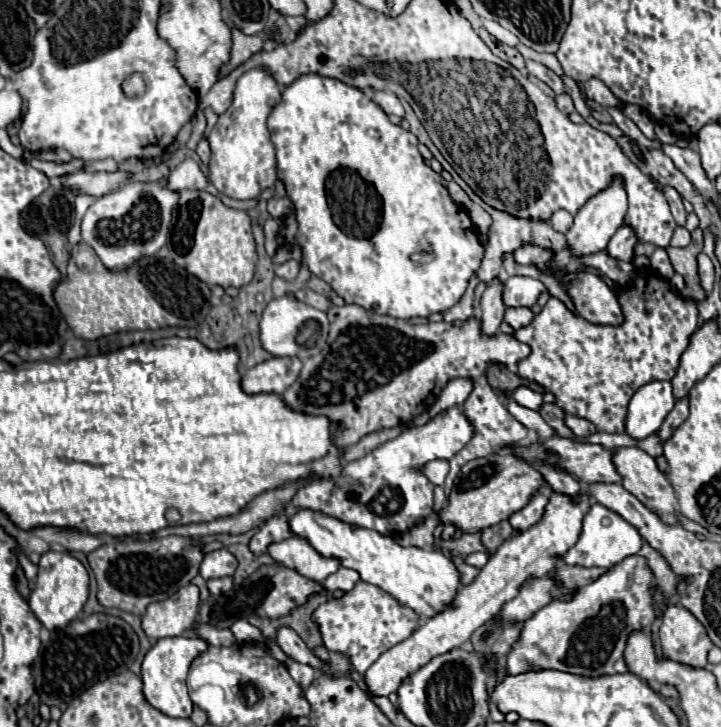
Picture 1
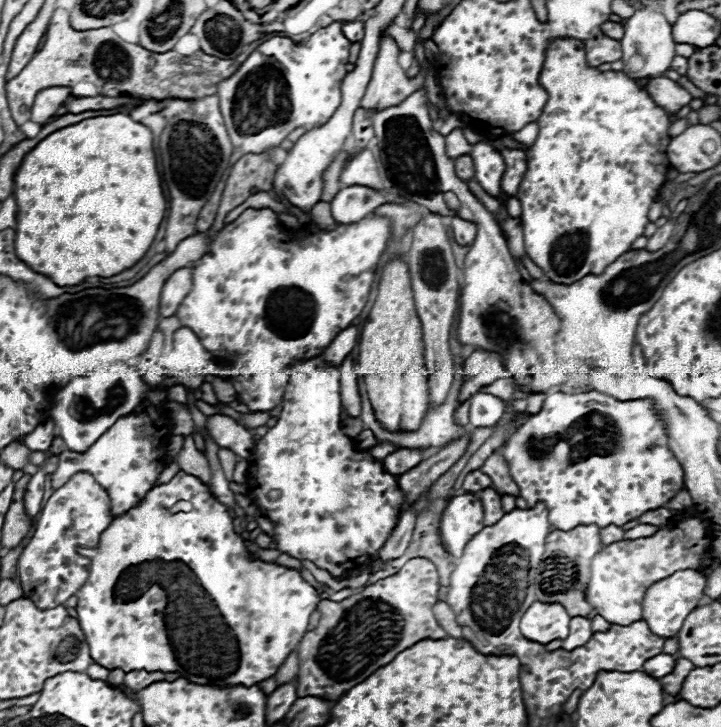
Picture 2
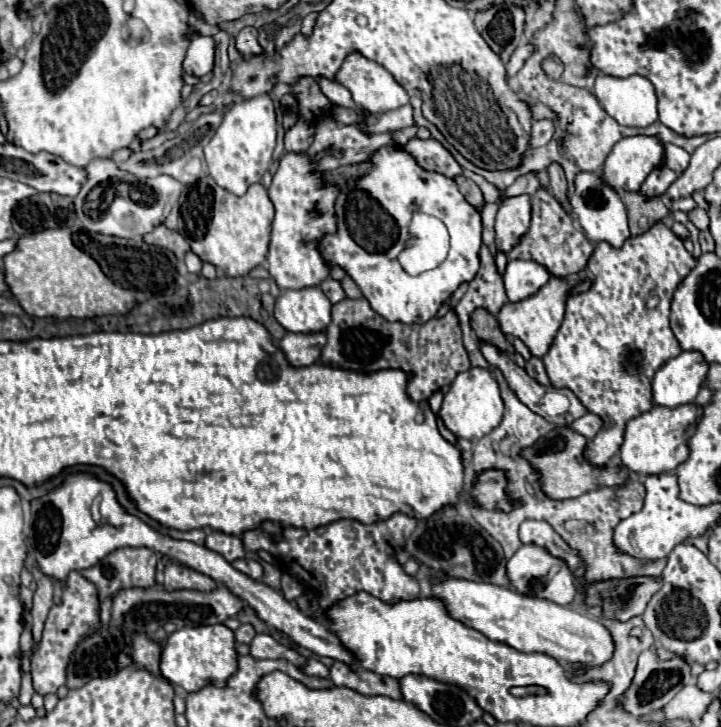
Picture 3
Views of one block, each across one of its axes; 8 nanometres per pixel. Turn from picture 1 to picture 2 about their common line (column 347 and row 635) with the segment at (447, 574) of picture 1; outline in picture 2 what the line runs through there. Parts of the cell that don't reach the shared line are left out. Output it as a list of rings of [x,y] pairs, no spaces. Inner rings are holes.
[[[534,602],[520,620],[520,632],[524,638],[548,644],[556,638],[564,640],[568,636],[570,616],[560,604]]]

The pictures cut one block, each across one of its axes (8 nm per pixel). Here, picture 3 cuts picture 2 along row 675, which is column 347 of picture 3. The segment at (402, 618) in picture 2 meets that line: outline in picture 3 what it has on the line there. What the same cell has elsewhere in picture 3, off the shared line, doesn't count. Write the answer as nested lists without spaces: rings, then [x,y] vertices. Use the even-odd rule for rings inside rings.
[[[366,298],[350,300],[332,306],[332,322],[326,328],[326,346],[322,348],[320,364],[352,370],[352,372],[378,372],[378,370],[404,370],[410,374],[406,394],[414,402],[428,400],[436,390],[454,382],[460,372],[470,368],[468,352],[462,344],[462,330],[456,312],[448,312],[442,318],[432,318],[426,324],[402,324],[388,322],[378,316]]]

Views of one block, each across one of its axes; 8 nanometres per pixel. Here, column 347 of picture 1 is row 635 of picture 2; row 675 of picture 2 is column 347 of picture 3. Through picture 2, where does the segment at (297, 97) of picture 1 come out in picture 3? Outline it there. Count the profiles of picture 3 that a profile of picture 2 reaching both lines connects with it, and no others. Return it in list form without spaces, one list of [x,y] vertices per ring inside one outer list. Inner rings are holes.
[[[388,144],[378,148],[370,156],[370,162],[370,174],[340,184],[340,194],[334,204],[336,232],[324,234],[318,248],[330,268],[340,266],[358,284],[372,310],[382,318],[390,322],[424,324],[436,316],[440,306],[460,284],[474,280],[478,272],[478,250],[482,246],[482,220],[464,200],[452,178],[420,168],[414,156],[406,154],[400,146]],[[414,212],[434,214],[450,232],[450,254],[440,270],[434,270],[432,286],[406,286],[406,272],[394,256],[394,244],[398,238],[406,236],[406,226]]]

